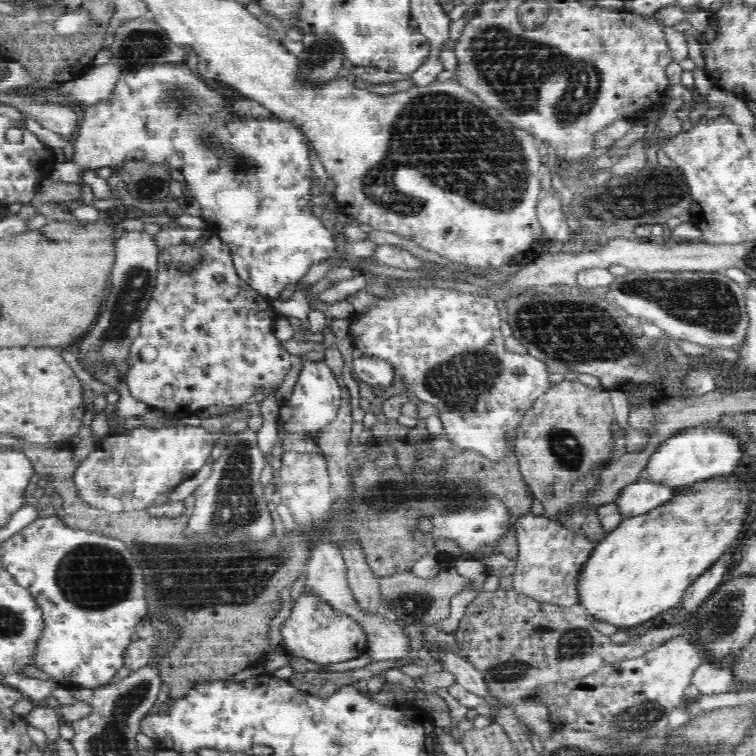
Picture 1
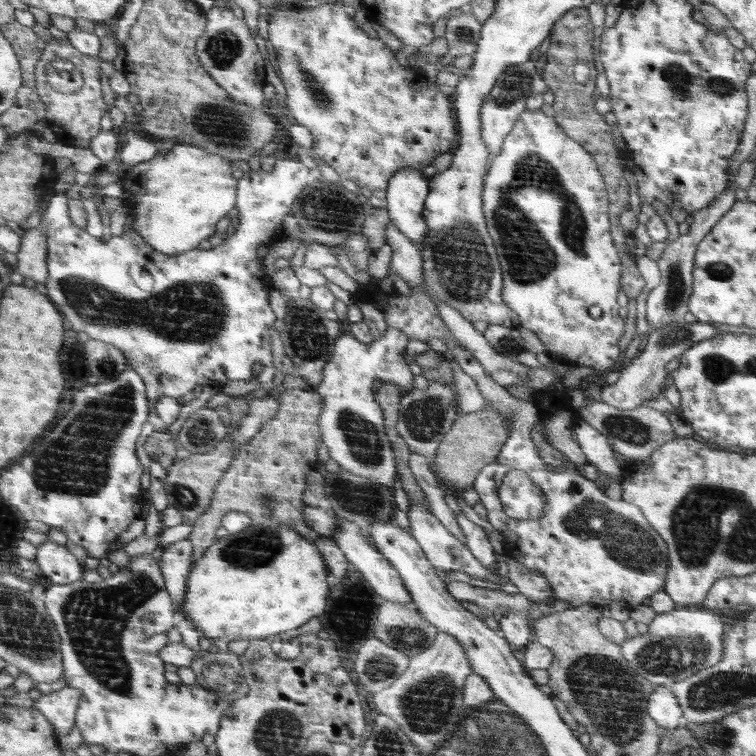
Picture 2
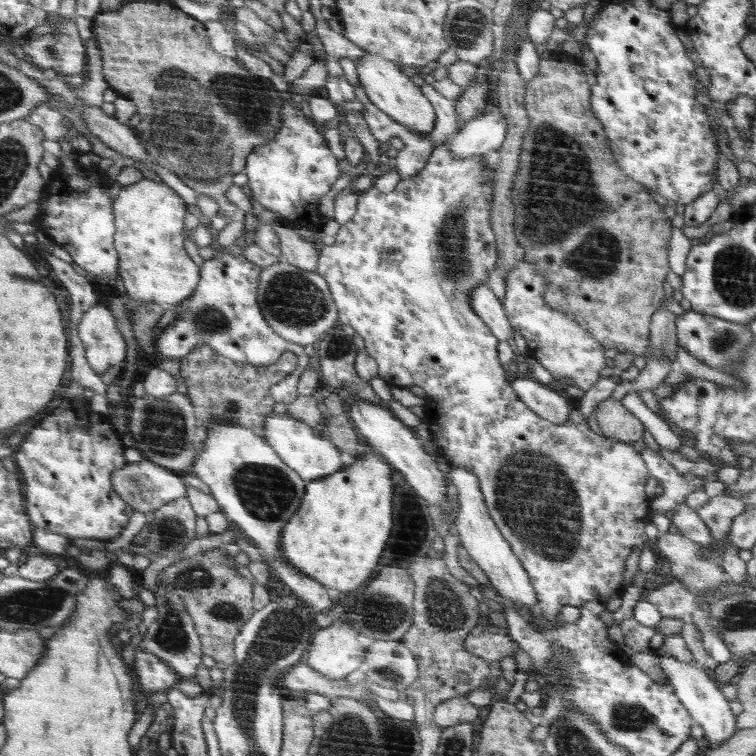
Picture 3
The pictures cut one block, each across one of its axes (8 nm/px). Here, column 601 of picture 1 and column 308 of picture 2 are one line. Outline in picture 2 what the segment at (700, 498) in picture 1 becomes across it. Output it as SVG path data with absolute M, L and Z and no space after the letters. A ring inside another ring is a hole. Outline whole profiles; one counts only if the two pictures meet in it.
M255 523L246 530L228 534L218 539L204 556L193 562L186 591L180 603L184 616L206 638L216 640L251 640L273 637L281 632L291 632L322 614L326 604L328 564L312 540L302 538L296 530L286 526L268 526Z

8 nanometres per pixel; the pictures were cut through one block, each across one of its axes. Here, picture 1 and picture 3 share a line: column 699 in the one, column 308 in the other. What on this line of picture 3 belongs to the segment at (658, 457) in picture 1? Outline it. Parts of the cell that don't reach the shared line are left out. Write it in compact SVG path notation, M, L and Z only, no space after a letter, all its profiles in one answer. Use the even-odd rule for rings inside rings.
M271 414L266 420L263 437L275 447L276 454L279 454L279 457L305 481L330 477L344 469L344 462L342 462L340 452L338 452L339 447L331 439L314 434L308 423L288 414Z

